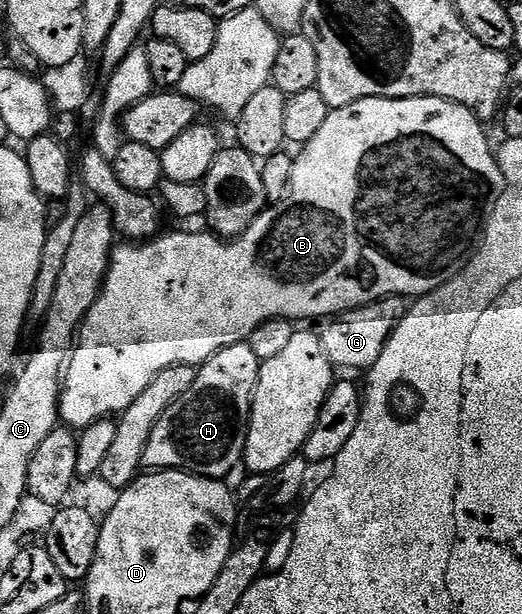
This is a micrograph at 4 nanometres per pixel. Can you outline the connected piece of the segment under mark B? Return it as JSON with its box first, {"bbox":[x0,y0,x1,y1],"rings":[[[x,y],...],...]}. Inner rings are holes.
{"bbox":[60,98,505,430],"rings":[[[362,98],[350,106],[329,111],[322,130],[318,130],[318,134],[314,134],[314,138],[310,138],[310,142],[299,149],[300,157],[297,155],[293,159],[288,191],[284,193],[283,199],[265,207],[240,237],[227,240],[207,231],[165,231],[153,236],[151,240],[124,242],[113,247],[112,256],[108,259],[108,272],[104,275],[104,284],[80,326],[72,354],[68,358],[68,366],[64,369],[60,385],[60,420],[72,430],[83,430],[97,424],[99,420],[119,417],[120,413],[126,410],[126,406],[130,406],[130,402],[134,402],[134,398],[138,398],[138,394],[142,394],[142,390],[146,390],[146,386],[150,386],[150,382],[154,382],[154,378],[162,370],[179,364],[202,365],[223,348],[245,343],[249,334],[267,320],[282,318],[301,322],[300,320],[316,320],[319,316],[335,318],[351,312],[354,308],[365,308],[375,300],[384,300],[388,296],[426,296],[435,288],[441,288],[446,282],[450,282],[472,259],[474,249],[481,243],[484,230],[488,227],[488,218],[498,198],[504,193],[505,169],[494,148],[488,145],[484,128],[485,125],[474,113],[466,110],[466,106],[442,98]]]}

